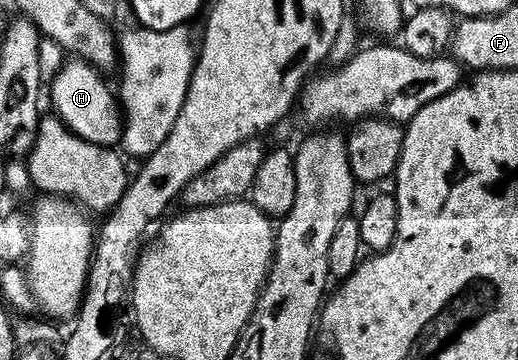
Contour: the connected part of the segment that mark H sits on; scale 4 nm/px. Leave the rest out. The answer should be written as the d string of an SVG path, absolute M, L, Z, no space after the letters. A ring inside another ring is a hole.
M67 59L55 78L50 78L51 105L54 116L62 119L74 133L89 143L115 147L123 136L121 106L116 94L103 82L104 74L88 61Z

